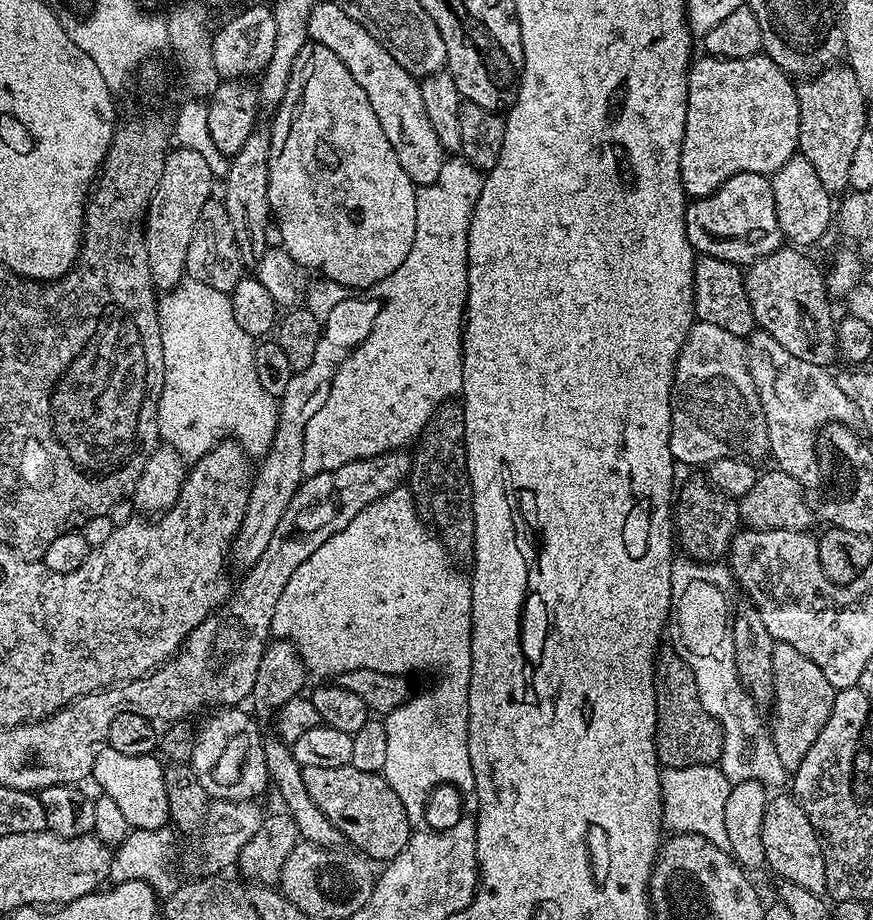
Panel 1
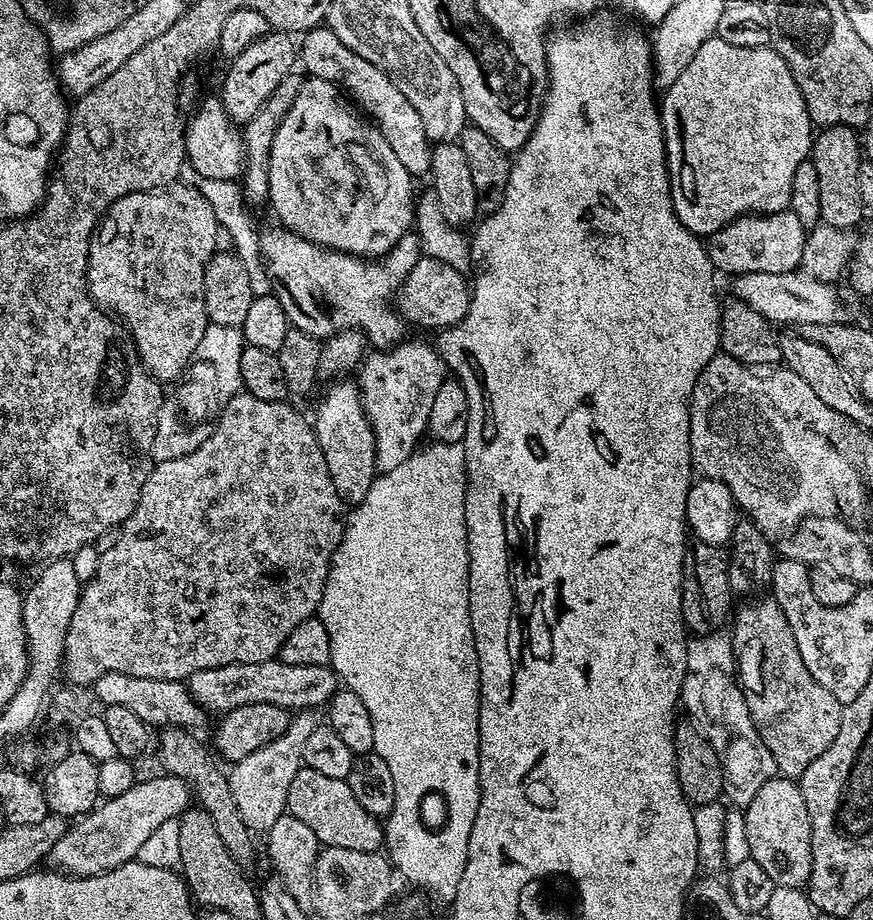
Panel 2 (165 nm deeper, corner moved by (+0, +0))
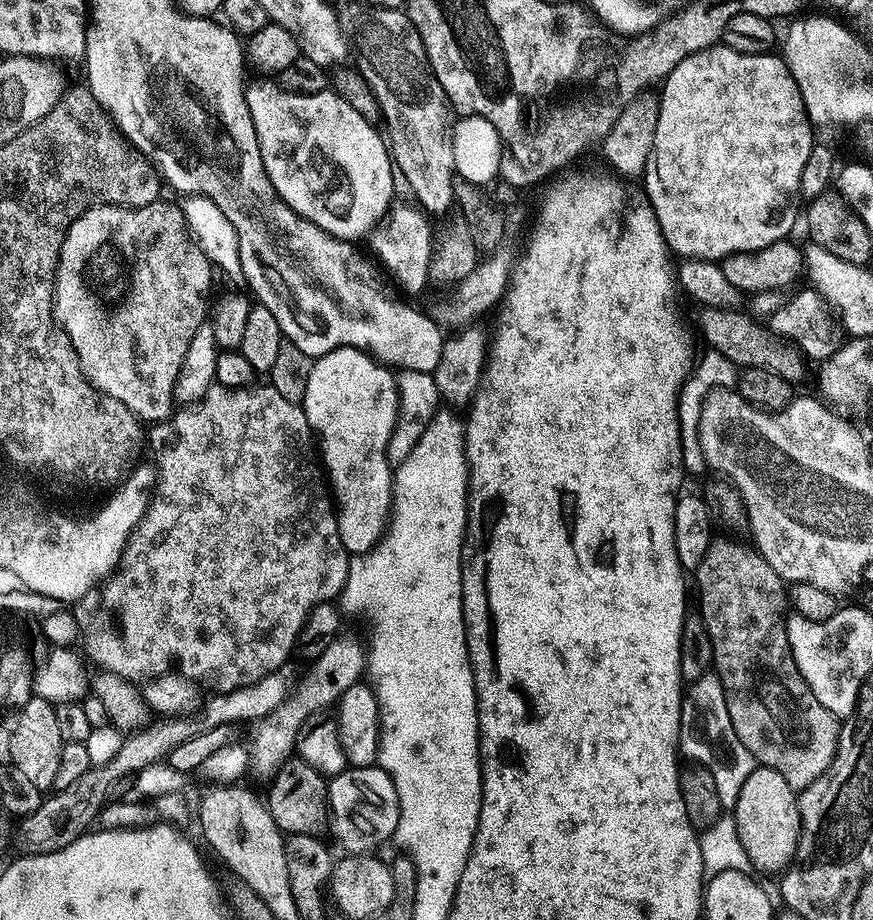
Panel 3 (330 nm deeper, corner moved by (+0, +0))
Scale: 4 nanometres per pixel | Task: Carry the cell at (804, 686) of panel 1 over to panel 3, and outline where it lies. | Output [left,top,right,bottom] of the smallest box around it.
[694,540,841,790]

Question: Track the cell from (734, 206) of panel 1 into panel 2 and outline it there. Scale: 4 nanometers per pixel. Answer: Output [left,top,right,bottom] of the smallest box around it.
[706,210,806,274]

